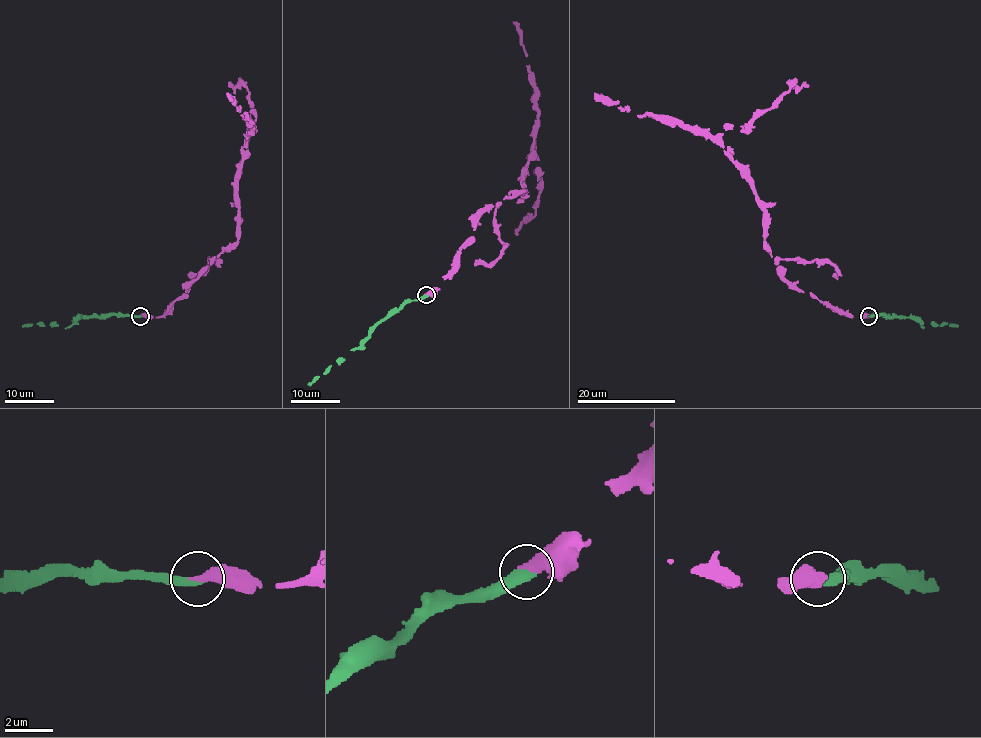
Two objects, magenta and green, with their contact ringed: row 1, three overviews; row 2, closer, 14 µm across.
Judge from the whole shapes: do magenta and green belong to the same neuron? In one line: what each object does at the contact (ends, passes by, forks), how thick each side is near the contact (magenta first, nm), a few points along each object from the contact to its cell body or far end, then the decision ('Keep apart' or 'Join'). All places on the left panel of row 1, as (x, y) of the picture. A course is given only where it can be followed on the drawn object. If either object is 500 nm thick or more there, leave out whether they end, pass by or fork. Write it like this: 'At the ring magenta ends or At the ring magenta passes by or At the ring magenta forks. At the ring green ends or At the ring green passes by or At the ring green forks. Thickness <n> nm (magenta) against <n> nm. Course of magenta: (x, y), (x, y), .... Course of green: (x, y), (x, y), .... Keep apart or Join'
At the ring magenta ends. At the ring green ends. Thickness 440 nm (magenta) against 400 nm. Course of magenta: (140, 316), (162, 316), (202, 271), (238, 239), (238, 169), (246, 148), (250, 124), (226, 93). Course of green: (140, 316), (80, 317), (64, 328), (37, 323), (22, 326). Join

